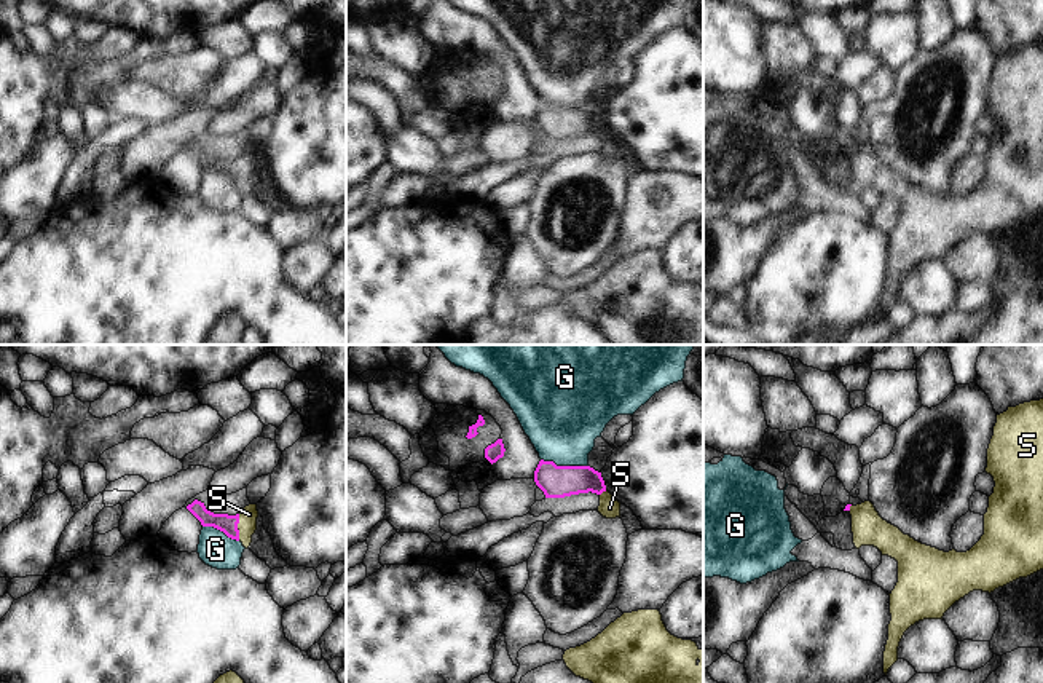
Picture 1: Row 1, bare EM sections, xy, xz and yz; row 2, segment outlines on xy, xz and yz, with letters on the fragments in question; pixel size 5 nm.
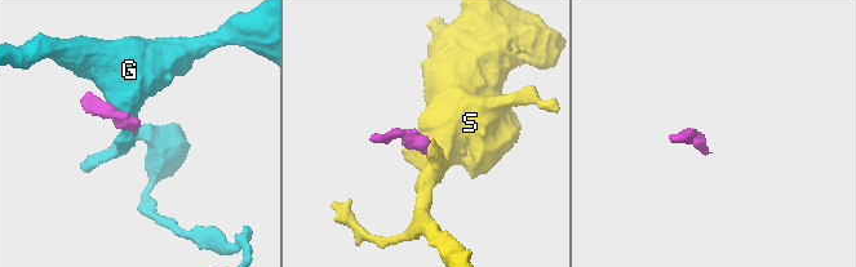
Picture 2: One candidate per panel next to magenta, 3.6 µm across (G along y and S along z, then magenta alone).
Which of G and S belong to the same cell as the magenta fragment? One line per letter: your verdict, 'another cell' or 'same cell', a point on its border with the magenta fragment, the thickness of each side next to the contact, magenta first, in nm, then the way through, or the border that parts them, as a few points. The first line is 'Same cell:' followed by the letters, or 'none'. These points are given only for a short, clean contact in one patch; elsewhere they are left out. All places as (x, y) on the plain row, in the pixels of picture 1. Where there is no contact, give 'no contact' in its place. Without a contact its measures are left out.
Same cell: S
G: another cell | xz (565, 109) | 160/400 nm
S: same cell | xy (236, 169) | 100/100 nm | across xy (228, 166), (236, 169), (247, 161)

